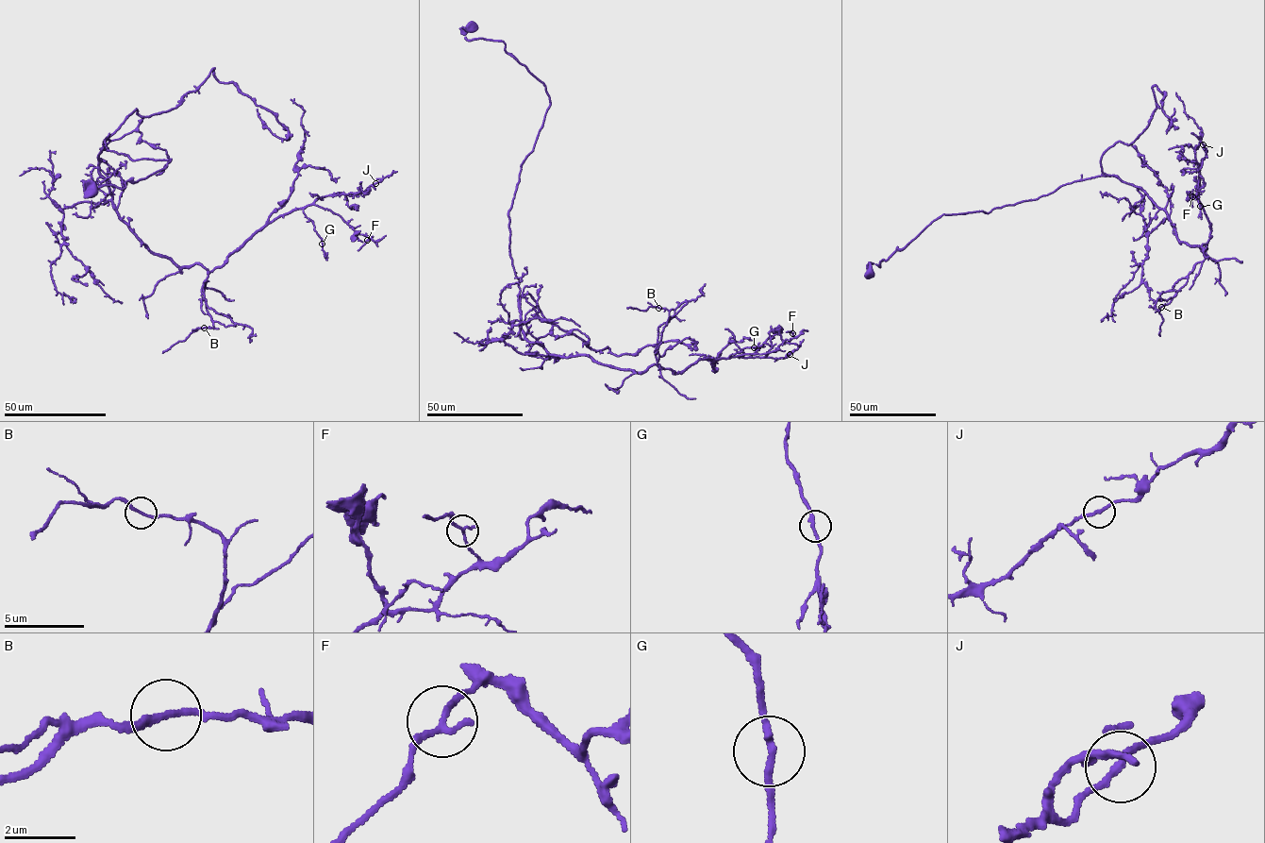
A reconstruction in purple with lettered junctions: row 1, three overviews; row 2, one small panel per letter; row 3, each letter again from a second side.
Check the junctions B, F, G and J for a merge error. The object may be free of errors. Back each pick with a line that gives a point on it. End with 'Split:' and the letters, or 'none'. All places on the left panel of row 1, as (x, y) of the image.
Split: none

